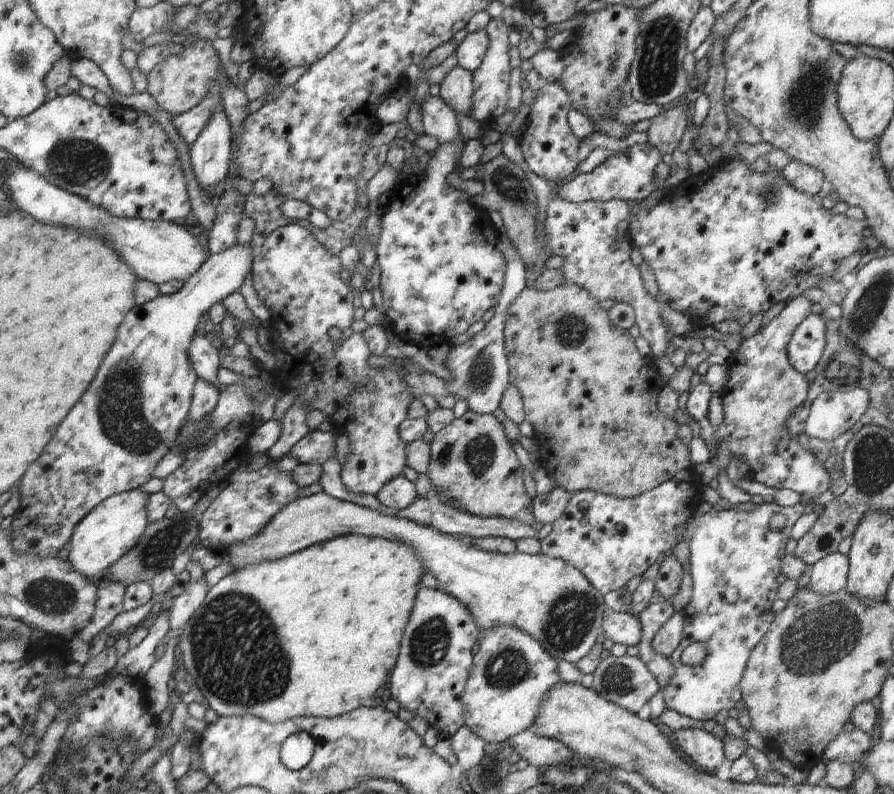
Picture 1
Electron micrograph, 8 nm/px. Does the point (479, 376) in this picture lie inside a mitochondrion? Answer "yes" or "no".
yes

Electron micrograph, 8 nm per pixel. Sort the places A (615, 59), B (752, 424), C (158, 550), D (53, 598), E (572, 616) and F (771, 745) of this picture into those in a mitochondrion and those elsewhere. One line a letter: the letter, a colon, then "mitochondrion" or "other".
A: mitochondrion
B: other
C: mitochondrion
D: mitochondrion
E: mitochondrion
F: other

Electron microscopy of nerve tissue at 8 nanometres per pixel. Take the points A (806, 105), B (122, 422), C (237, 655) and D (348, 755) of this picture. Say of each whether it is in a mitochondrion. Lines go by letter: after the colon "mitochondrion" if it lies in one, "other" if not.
A: mitochondrion
B: mitochondrion
C: mitochondrion
D: mitochondrion

